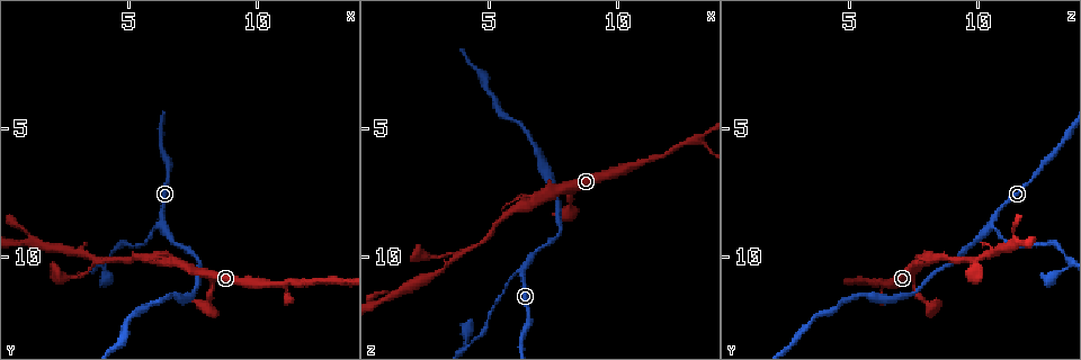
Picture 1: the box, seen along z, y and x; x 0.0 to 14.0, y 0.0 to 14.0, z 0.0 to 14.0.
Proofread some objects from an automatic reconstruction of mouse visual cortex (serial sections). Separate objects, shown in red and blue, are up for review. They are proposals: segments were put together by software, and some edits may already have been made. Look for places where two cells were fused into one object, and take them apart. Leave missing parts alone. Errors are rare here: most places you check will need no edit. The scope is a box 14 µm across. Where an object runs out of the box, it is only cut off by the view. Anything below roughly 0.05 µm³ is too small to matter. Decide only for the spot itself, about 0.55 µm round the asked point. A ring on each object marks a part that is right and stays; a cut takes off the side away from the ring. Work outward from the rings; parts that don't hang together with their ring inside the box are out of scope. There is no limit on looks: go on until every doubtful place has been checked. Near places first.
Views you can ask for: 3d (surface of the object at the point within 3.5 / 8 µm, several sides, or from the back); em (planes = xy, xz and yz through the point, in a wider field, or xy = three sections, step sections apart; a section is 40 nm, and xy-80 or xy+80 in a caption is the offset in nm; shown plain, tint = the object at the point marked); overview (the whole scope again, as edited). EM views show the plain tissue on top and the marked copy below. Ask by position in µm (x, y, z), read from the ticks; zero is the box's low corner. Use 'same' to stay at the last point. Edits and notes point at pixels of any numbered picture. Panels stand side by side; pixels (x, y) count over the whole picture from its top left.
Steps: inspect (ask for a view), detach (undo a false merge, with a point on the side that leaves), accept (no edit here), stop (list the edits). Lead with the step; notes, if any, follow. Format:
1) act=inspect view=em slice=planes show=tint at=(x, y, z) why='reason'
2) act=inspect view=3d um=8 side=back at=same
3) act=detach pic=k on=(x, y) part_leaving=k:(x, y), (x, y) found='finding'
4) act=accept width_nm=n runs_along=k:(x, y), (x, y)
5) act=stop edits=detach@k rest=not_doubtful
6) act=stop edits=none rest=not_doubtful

act=inspect view=3d um=8 at=(13.0, 10.9, 5.4)

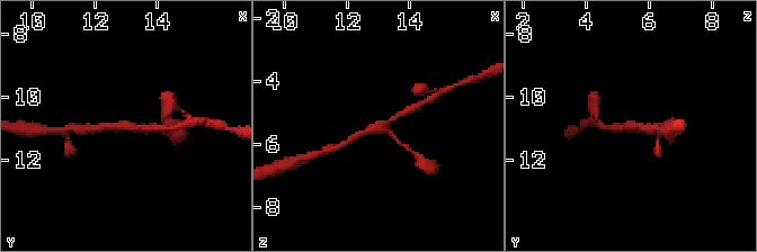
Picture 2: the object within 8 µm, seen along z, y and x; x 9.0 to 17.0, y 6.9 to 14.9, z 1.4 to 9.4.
act=inspect view=3d um=3.5 at=(13.1, 10.9, 5.4)

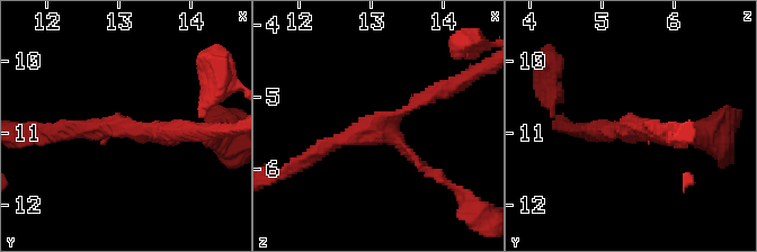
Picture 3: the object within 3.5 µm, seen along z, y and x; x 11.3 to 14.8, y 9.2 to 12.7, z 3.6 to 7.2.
act=inspect view=em slice=planes show=tint at=(13.05, 10.90, 5.40) arms=3 arm_widths_nm=150,200,200 why='need the tissue'

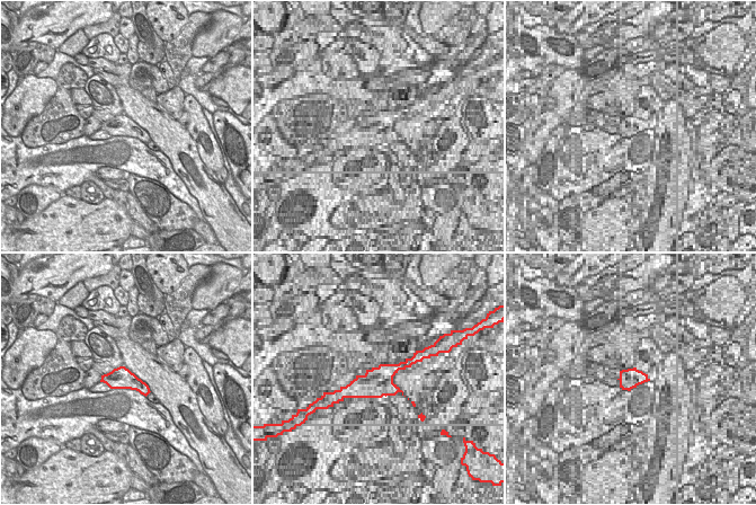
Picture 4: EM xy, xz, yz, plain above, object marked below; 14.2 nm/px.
act=accept runs_along=3:(308, 159), (439, 90) found='all the same cell'

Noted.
act=inspect view=3d um=3.5 at=(3.8, 10.1, 9.9) why='three arms meet'

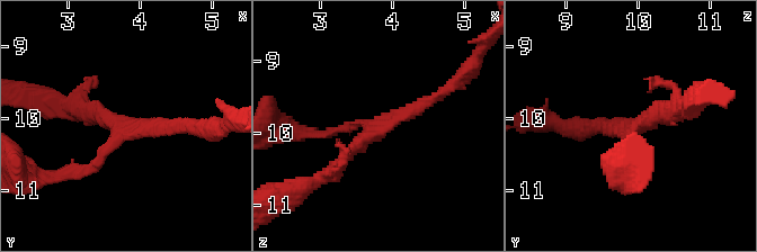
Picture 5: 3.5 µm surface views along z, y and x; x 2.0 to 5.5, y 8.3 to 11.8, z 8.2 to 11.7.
act=inspect view=em slice=planes show=tint at=(3.85, 10.10, 9.95) arms=3 arm_widths_nm=150,200,200

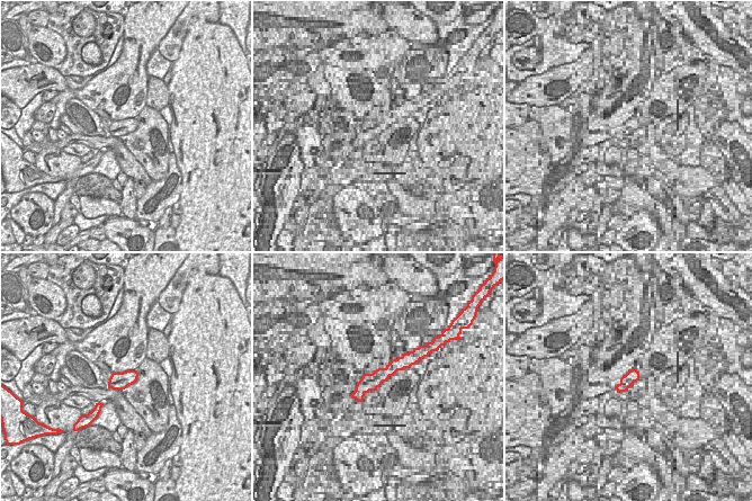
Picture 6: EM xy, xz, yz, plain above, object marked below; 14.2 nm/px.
act=accept runs_along=5:(445, 91), (380, 128), (323, 178) found='continuous, no second cell'

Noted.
act=inspect view=3d um=3.5 at=(6.2, 8.7, 10.6)

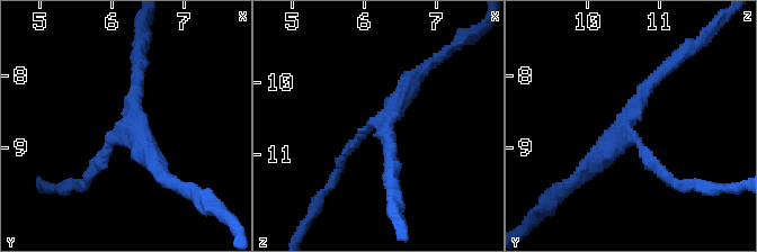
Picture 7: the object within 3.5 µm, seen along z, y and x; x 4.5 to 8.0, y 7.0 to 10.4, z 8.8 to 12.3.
act=inspect view=em slice=xy step=1 show=tint at=(6.35, 8.65, 10.50) arms=3 arm_widths_nm=150,200,300

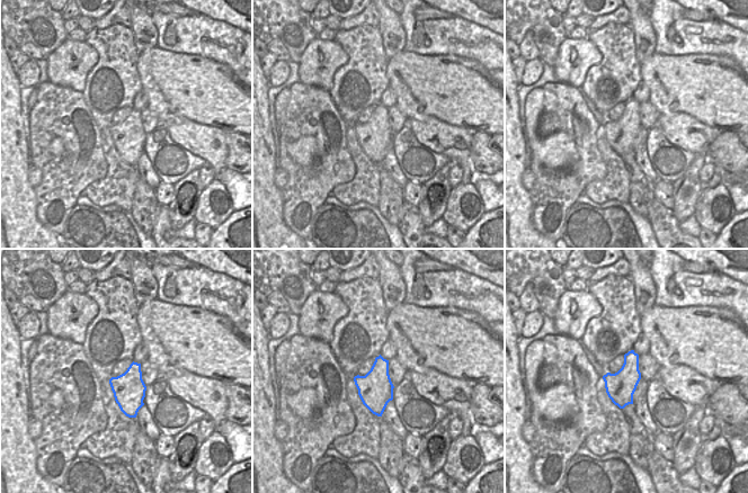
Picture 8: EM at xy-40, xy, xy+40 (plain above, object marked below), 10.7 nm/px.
act=accept runs_along=7:(673, 64), (580, 174) found='continuous, no second cell'

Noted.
act=inspect view=3d um=3.5 at=(4.0, 10.6, 13.2)

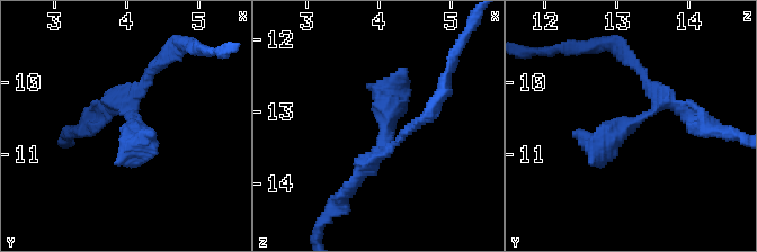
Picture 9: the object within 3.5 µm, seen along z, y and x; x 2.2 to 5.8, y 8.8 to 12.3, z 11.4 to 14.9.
act=inspect view=em slice=planes show=tint at=(4.10, 10.55, 13.25) arms=3 arm_widths_nm=100,200,350

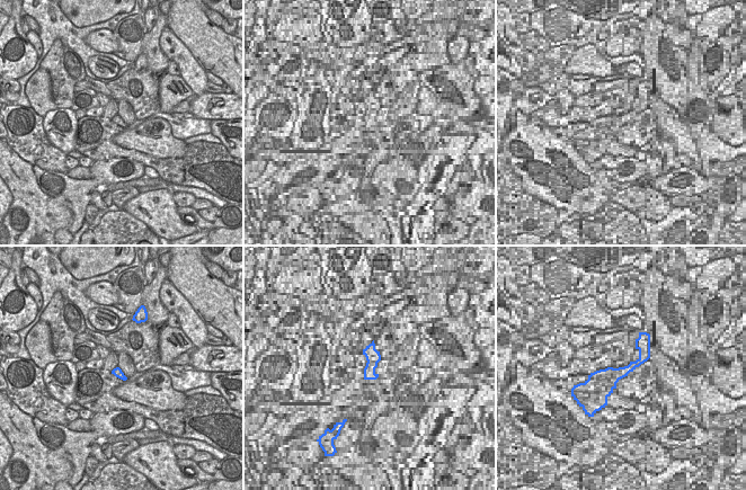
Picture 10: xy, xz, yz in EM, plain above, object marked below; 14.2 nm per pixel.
act=accept runs_along=9:(634, 65), (652, 110), (603, 145), (577, 132) found='one cell here'

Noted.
act=stop edits=none rest=not_doubtful

